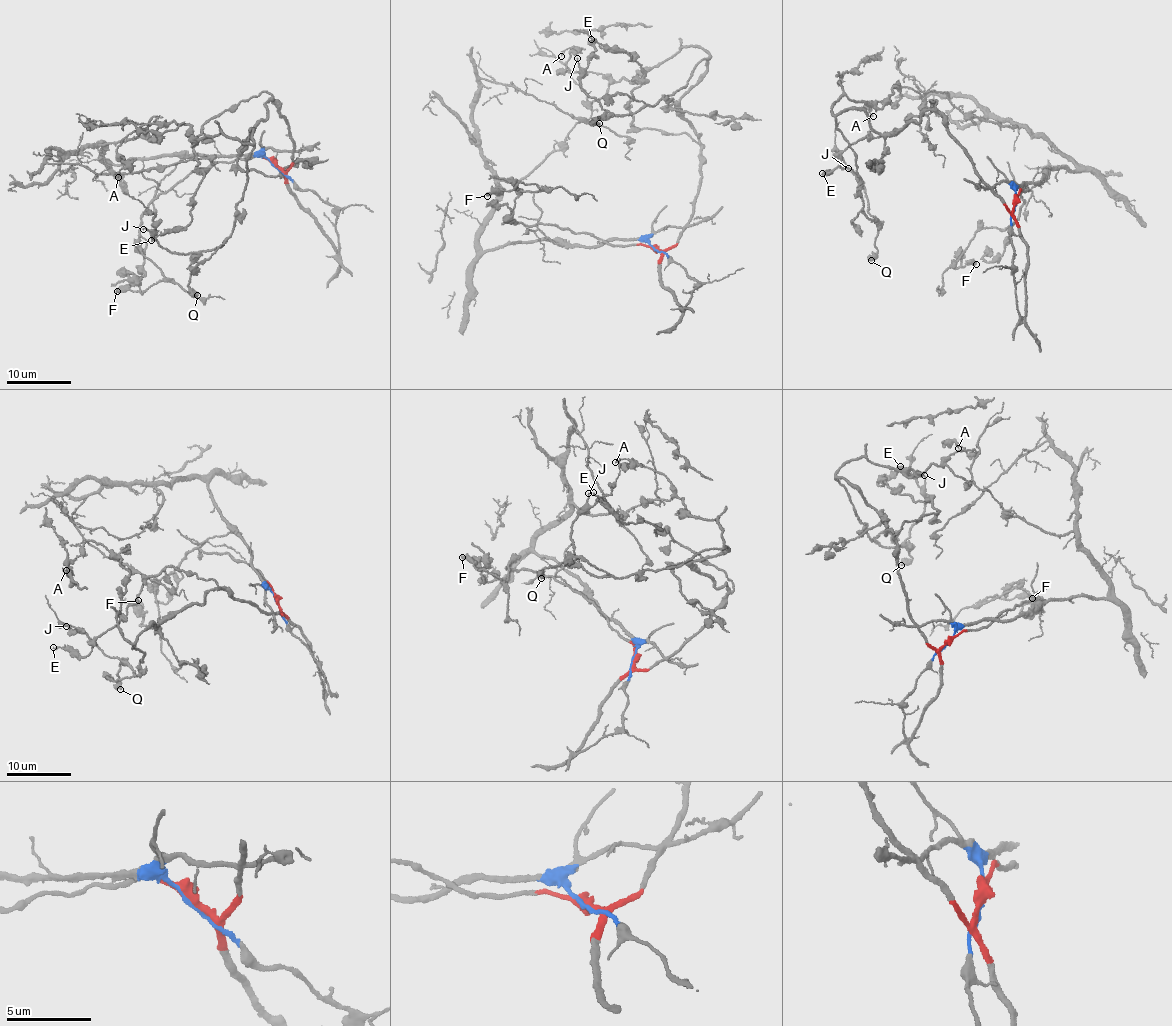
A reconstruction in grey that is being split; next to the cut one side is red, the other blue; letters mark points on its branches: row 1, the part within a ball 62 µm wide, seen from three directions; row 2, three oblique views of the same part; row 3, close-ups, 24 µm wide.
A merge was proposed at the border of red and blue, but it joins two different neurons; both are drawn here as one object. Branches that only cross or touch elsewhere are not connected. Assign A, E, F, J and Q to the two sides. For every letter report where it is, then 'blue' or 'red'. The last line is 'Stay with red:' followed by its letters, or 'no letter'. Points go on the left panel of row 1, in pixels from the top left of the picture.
A: at (118, 177); red
E: at (151, 240); red
F: at (117, 291); red
J: at (143, 229); red
Q: at (197, 295); red
Stay with red: A, E, F, J, Q

